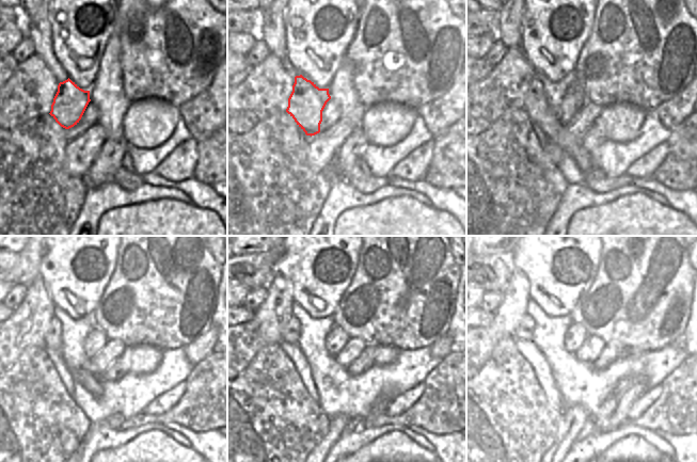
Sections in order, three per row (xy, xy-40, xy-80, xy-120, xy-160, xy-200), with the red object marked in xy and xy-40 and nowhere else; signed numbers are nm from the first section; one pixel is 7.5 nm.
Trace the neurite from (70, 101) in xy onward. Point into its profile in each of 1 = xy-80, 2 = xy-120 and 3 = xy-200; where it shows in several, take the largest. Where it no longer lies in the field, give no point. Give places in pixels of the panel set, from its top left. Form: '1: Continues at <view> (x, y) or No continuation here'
1: Continues at xy-80 (536, 106)
2: Continues at xy-120 (205, 404)
3: Continues at xy-200 (683, 407)

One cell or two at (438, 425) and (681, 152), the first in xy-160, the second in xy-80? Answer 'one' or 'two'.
one

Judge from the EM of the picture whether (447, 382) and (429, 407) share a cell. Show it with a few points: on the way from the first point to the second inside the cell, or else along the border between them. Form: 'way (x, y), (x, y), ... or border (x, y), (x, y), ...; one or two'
way (447, 388), (436, 400); one

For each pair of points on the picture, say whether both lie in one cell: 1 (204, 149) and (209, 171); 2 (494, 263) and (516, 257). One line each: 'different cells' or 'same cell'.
1: same cell
2: different cells

